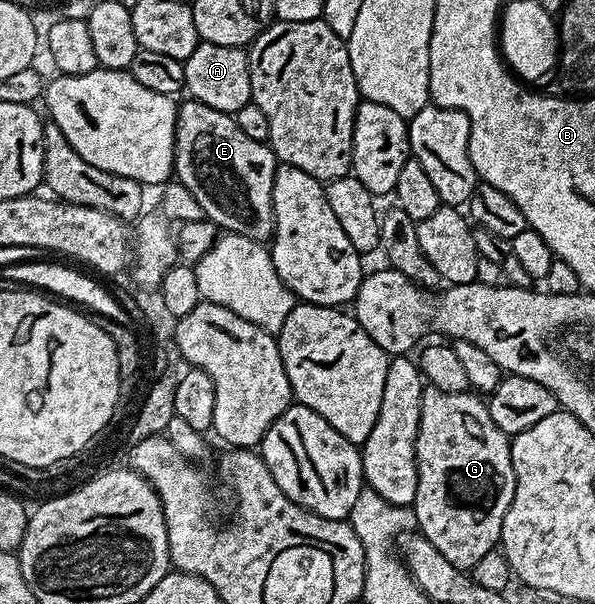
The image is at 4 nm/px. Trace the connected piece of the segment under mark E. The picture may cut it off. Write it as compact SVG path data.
M196 100L182 101L177 108L177 127L175 128L175 152L173 153L173 172L176 181L183 184L183 188L187 188L187 192L191 192L191 196L195 196L195 200L199 204L202 215L208 221L213 222L222 231L230 234L237 234L240 238L250 238L258 244L265 244L273 237L273 181L275 180L275 172L279 163L276 154L273 153L272 146L264 142L256 142L251 140L251 136L246 136L244 132L239 132L239 124L236 117L232 114L224 114L215 108L211 108L207 104Z

